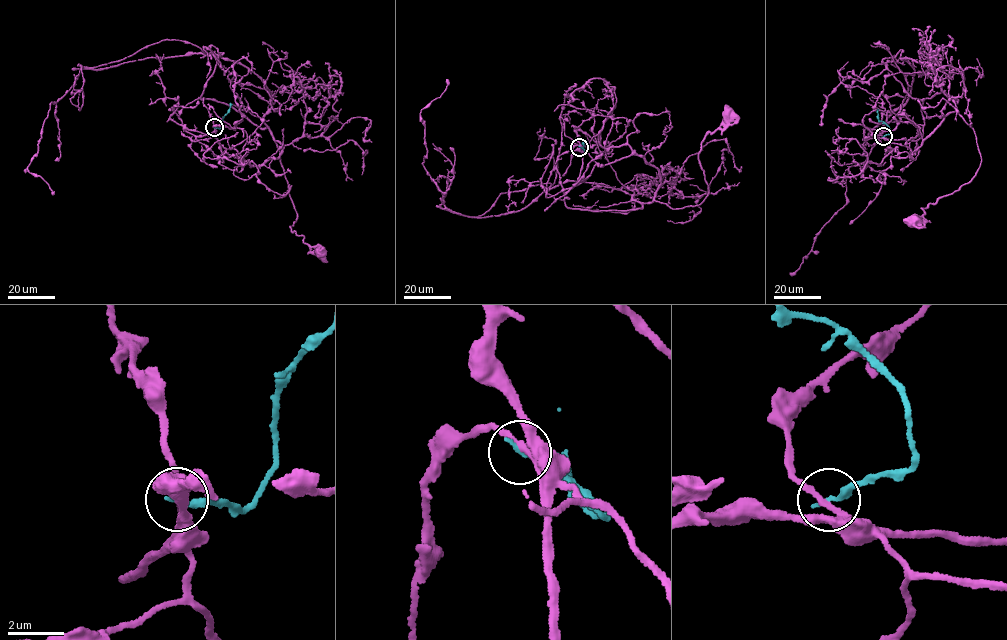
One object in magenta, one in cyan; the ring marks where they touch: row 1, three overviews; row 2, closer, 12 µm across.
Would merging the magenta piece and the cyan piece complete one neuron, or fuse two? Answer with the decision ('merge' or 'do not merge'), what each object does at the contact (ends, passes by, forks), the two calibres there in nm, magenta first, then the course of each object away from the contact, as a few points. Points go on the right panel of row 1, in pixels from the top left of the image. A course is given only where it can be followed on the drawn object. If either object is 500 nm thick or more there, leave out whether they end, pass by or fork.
do not merge; magenta passes by; cyan ends there; 190 nm thick on the magenta side, 170 nm on the other; magenta runs (883, 136), (904, 145), (910, 155), (949, 113), (973, 129), (981, 161), (975, 176), (922, 208), (913, 221); cyan runs (883, 136), (889, 134), (889, 127), (879, 120), (877, 109)

